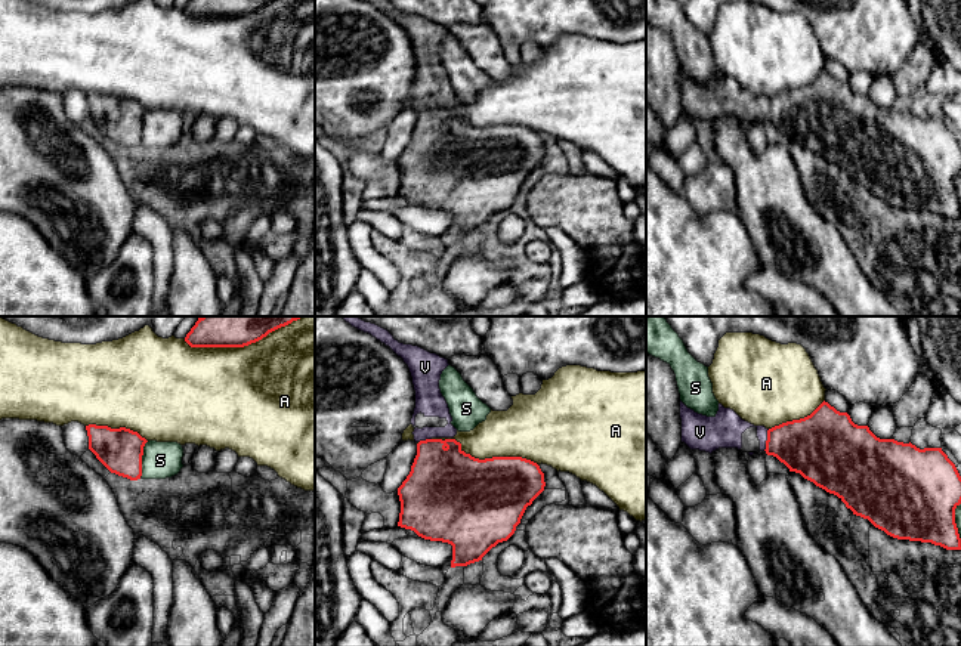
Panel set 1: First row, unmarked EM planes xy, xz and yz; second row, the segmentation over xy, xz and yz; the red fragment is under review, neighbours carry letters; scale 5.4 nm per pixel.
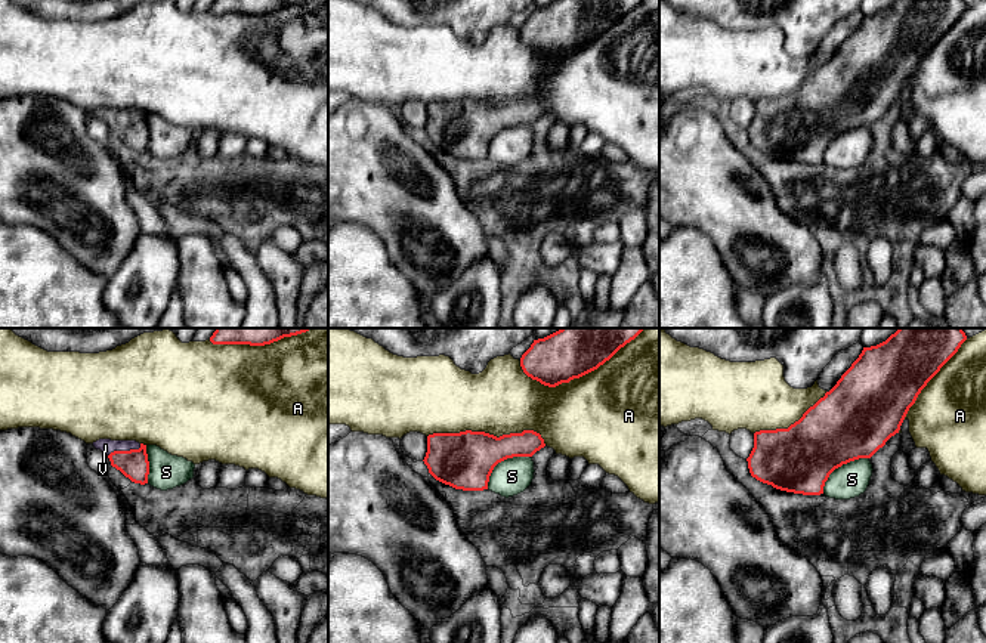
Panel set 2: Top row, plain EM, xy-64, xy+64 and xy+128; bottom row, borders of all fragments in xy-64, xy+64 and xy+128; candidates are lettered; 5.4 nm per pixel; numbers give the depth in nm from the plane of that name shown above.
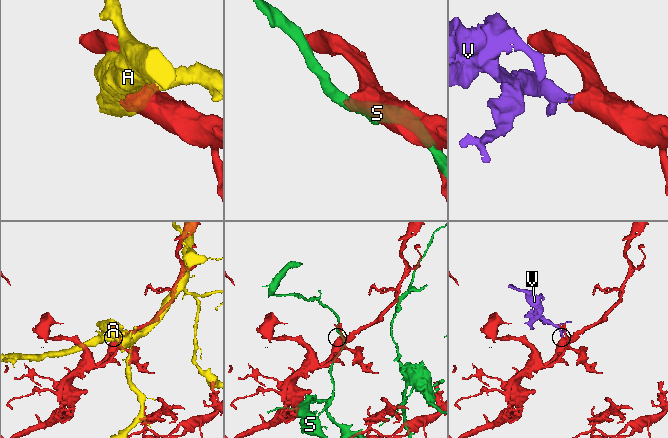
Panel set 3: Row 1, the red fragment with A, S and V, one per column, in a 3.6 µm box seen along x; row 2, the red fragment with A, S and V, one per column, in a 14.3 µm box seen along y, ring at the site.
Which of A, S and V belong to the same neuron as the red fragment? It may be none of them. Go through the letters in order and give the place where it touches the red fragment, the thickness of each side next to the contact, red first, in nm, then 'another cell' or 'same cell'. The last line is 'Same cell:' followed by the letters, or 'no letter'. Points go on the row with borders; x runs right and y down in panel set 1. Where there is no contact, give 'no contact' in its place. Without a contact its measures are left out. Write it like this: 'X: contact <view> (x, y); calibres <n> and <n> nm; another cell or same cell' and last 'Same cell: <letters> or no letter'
A: contact xz (485, 458); calibres 480 and 280 nm; another cell
S: contact xy (141, 458); calibres 240 and 200 nm; another cell
V: contact yz (768, 439); calibres 320 and 190 nm; same cell
Same cell: V

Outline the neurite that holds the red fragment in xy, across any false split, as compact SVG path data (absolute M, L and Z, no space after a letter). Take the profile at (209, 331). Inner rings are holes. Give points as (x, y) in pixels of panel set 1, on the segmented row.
M201 316L186 334L191 347L244 347L302 316Z

